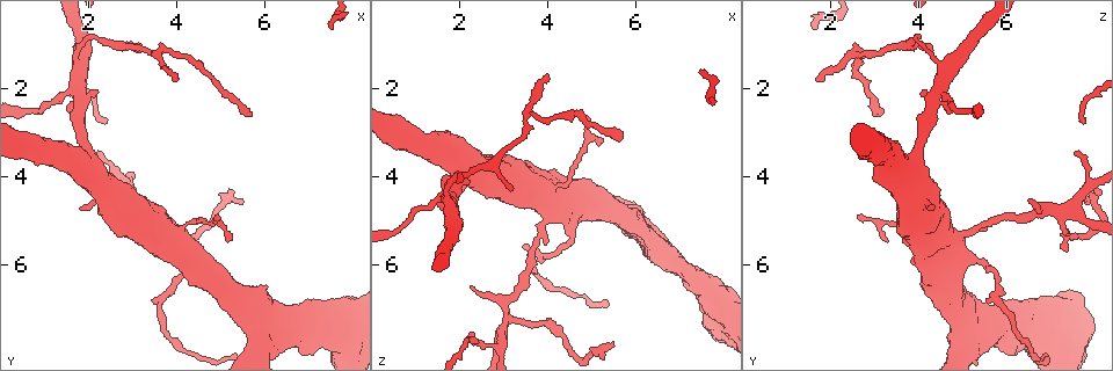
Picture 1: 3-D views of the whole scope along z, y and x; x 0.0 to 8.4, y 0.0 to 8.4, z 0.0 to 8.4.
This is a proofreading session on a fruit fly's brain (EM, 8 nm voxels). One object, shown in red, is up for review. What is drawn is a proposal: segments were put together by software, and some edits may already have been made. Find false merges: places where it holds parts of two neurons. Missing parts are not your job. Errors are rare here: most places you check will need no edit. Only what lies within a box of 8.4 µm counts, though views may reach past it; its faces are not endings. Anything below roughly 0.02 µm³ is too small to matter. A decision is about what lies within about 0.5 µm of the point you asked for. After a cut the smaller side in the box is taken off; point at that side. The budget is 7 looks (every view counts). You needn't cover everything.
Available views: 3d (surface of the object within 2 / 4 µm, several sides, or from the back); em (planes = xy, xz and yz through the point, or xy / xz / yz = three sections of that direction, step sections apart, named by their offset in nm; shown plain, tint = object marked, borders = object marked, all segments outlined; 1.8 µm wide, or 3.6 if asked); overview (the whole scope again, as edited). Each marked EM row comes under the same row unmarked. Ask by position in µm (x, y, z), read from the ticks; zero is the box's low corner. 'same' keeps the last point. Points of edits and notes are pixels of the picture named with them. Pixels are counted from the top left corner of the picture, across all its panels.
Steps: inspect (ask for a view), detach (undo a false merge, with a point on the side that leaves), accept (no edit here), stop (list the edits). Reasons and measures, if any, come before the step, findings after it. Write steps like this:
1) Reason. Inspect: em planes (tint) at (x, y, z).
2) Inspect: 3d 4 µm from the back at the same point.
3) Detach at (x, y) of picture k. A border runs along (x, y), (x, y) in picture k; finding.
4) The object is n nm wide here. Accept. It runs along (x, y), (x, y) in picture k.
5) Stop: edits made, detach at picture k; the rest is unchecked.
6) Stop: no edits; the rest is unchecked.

Four-way junction. Inspect: 3d 4 µm at (3.10, 4.85, 7.20).

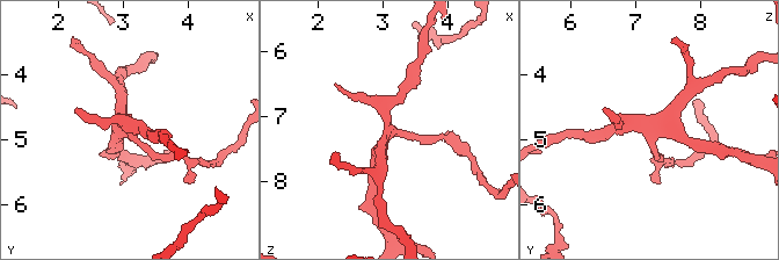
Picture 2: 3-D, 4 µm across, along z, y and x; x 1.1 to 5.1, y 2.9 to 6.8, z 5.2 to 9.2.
Inspect: em xz step 4 (tint) at (3.05, 4.85, 7.20).

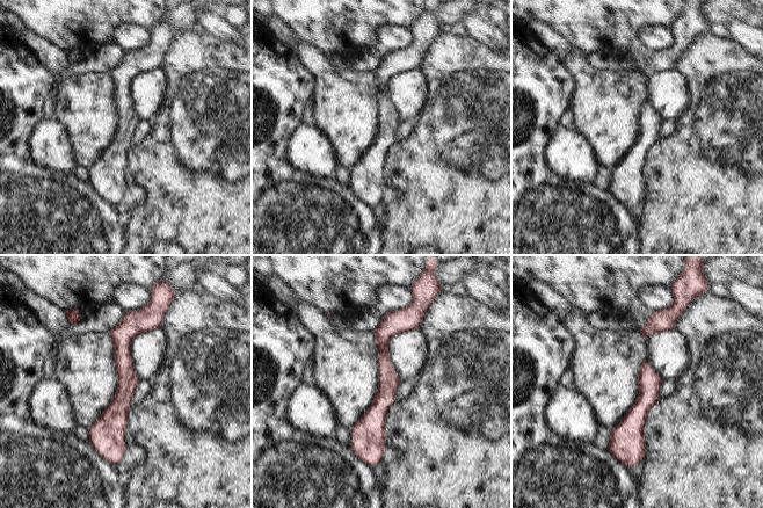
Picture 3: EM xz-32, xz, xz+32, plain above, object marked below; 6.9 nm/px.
Inspect: em xy step 4 (tint) at the same point.

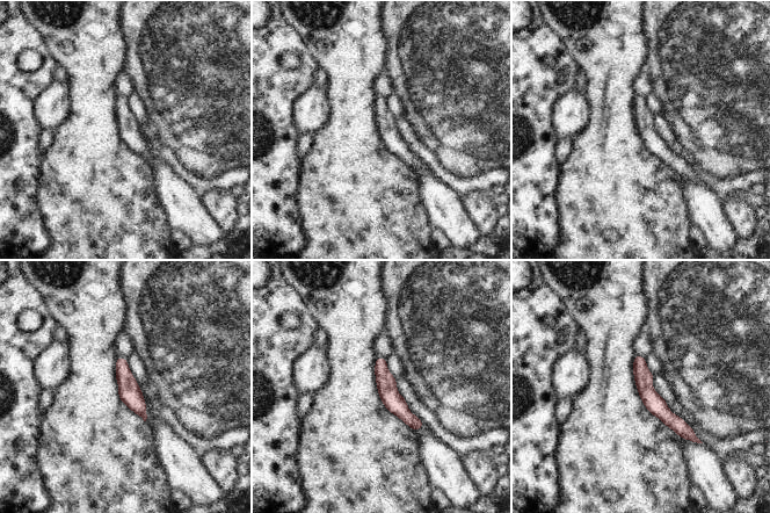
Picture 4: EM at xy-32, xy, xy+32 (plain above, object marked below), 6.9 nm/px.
Accept. It runs along (638, 359), (649, 398), (692, 436) in picture 4; all the same neuron.

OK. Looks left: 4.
Sudden change in width. Inspect: 3d 4 µm from the back at (2.10, 3.95, 3.75).

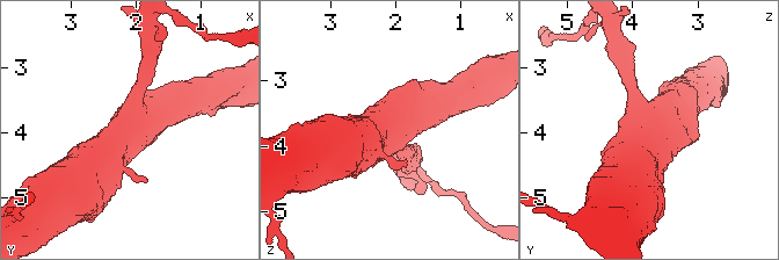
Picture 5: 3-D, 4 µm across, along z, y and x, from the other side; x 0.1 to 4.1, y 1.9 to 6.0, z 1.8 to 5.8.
Inspect: em 3.6 µm planes (tint) at (2.10, 3.90, 3.80).

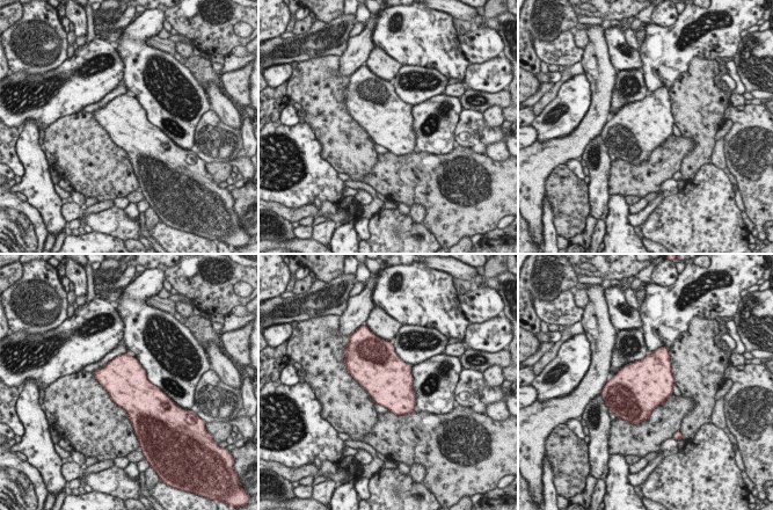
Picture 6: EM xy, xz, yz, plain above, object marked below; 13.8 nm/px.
Accept. Continuous, no second neuron.

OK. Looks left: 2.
Stop: no edits; the rest is unchecked.

